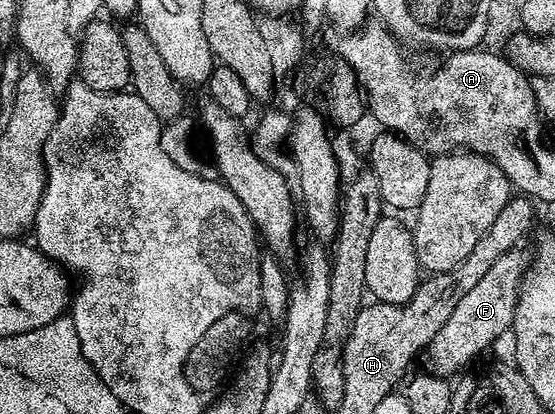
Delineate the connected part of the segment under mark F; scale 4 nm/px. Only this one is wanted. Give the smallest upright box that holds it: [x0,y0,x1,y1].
[425,248,527,377]

